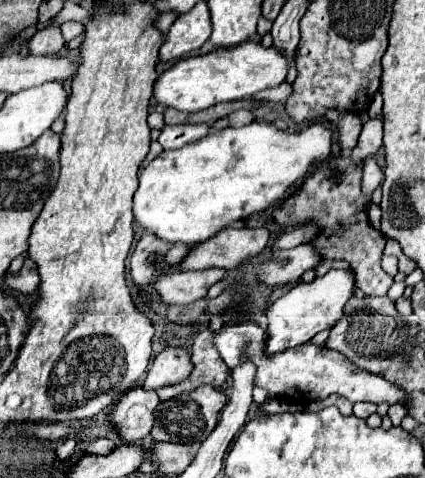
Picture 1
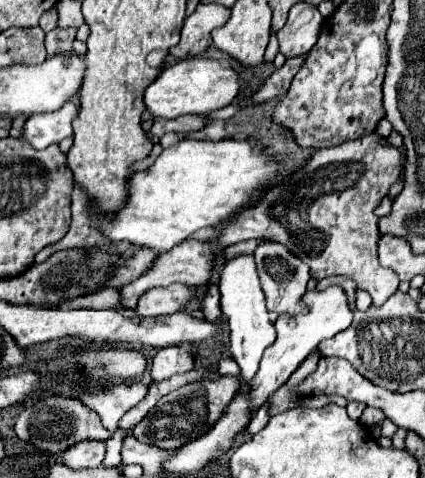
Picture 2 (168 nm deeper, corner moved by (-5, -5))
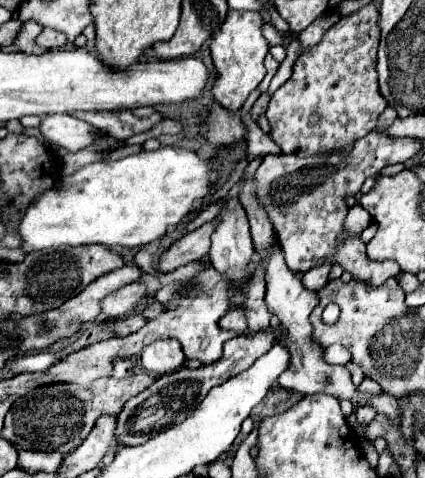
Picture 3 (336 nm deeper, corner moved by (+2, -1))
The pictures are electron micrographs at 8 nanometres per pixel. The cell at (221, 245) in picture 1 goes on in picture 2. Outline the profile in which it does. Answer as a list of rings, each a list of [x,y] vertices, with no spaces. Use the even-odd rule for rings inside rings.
[[[181,242],[179,246],[173,246],[171,250],[159,254],[159,258],[155,258],[155,262],[147,268],[147,272],[143,272],[135,282],[129,282],[127,286],[119,288],[121,294],[121,308],[131,310],[135,308],[137,300],[141,294],[145,294],[147,290],[155,288],[155,286],[169,286],[173,282],[185,284],[185,286],[201,286],[207,284],[211,280],[211,270],[213,270],[213,246],[205,244],[205,242]]]

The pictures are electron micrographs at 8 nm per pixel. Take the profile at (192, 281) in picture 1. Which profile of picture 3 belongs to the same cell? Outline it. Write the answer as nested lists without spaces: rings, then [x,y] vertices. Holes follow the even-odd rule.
[[[132,282],[128,286],[124,286],[124,290],[118,290],[116,294],[110,294],[108,298],[104,298],[102,316],[106,316],[106,318],[120,318],[124,314],[130,314],[146,298],[148,298],[146,284],[144,282]]]

